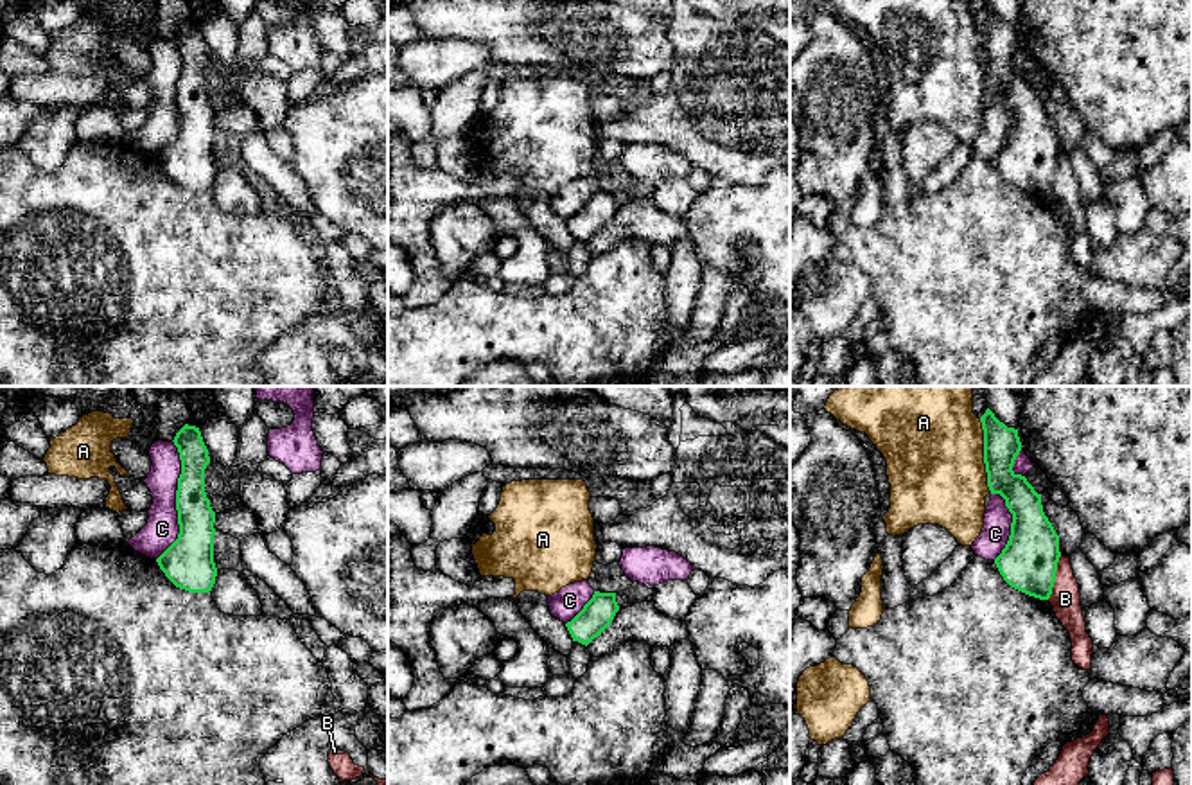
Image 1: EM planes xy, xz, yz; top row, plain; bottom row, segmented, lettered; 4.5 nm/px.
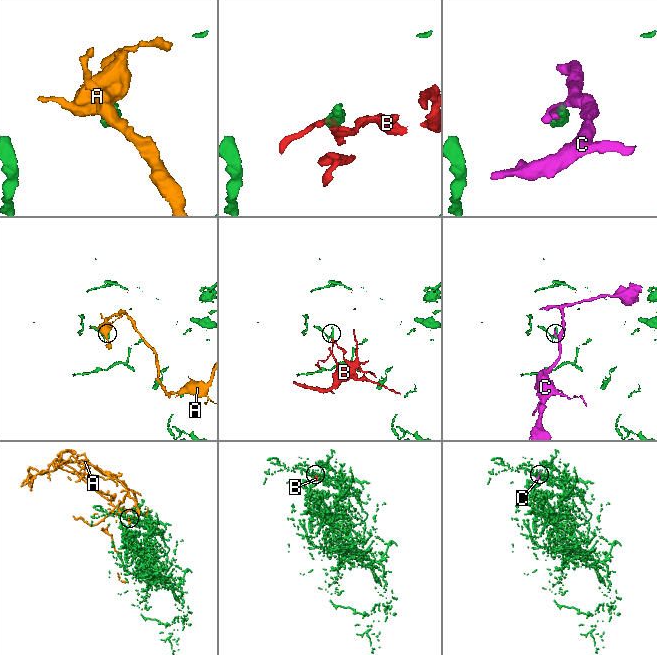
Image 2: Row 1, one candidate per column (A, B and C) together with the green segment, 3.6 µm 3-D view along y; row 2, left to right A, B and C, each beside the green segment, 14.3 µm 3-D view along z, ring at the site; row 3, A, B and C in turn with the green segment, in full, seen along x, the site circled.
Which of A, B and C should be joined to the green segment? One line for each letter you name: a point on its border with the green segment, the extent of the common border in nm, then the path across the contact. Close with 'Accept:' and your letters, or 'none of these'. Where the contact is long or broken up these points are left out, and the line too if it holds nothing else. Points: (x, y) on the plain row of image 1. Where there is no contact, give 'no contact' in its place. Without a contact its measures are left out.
Accept: none of these

